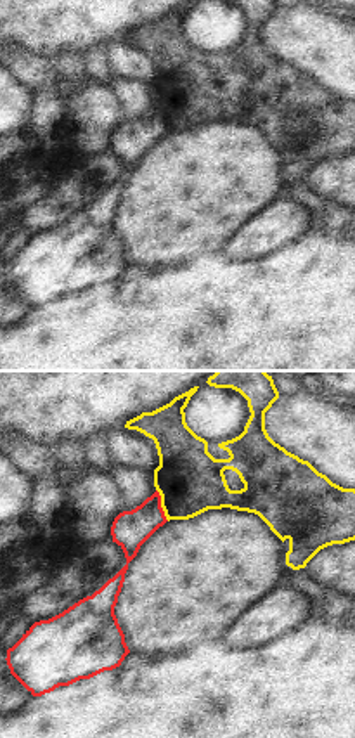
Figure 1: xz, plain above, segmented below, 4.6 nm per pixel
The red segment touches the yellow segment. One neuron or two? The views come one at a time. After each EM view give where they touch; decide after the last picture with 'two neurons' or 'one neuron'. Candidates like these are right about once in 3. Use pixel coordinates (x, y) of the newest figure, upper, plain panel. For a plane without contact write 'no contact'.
meets red at (160, 116)

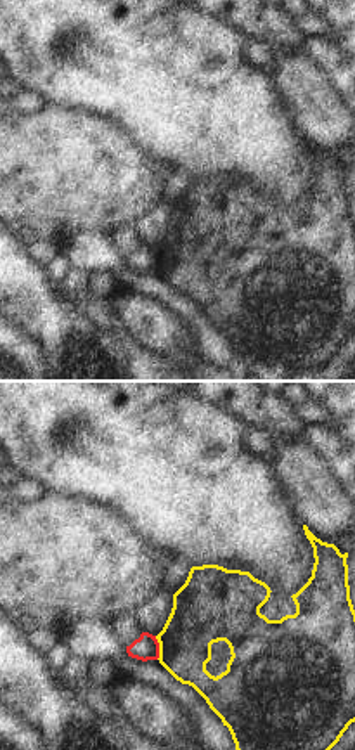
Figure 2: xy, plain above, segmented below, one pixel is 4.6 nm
meets red at (158, 260)

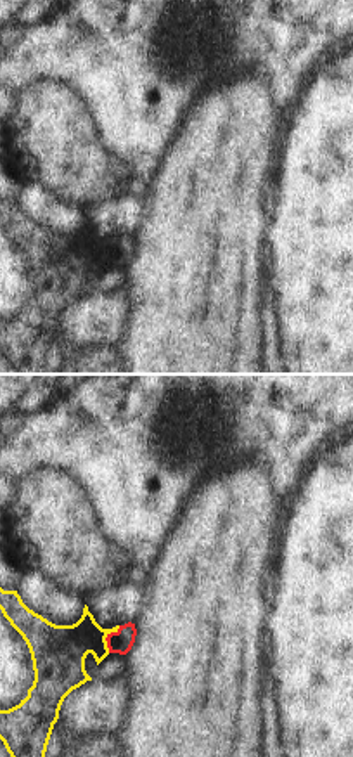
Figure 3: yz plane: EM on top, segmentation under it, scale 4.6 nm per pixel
meets red at (106, 250)

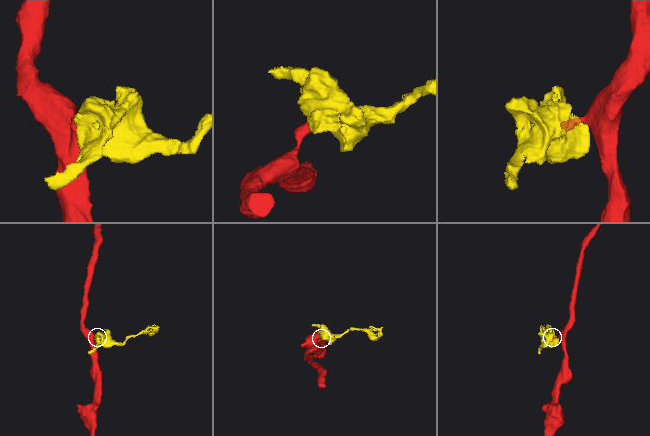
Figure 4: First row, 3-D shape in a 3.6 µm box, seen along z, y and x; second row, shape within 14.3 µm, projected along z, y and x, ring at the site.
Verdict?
two neurons

